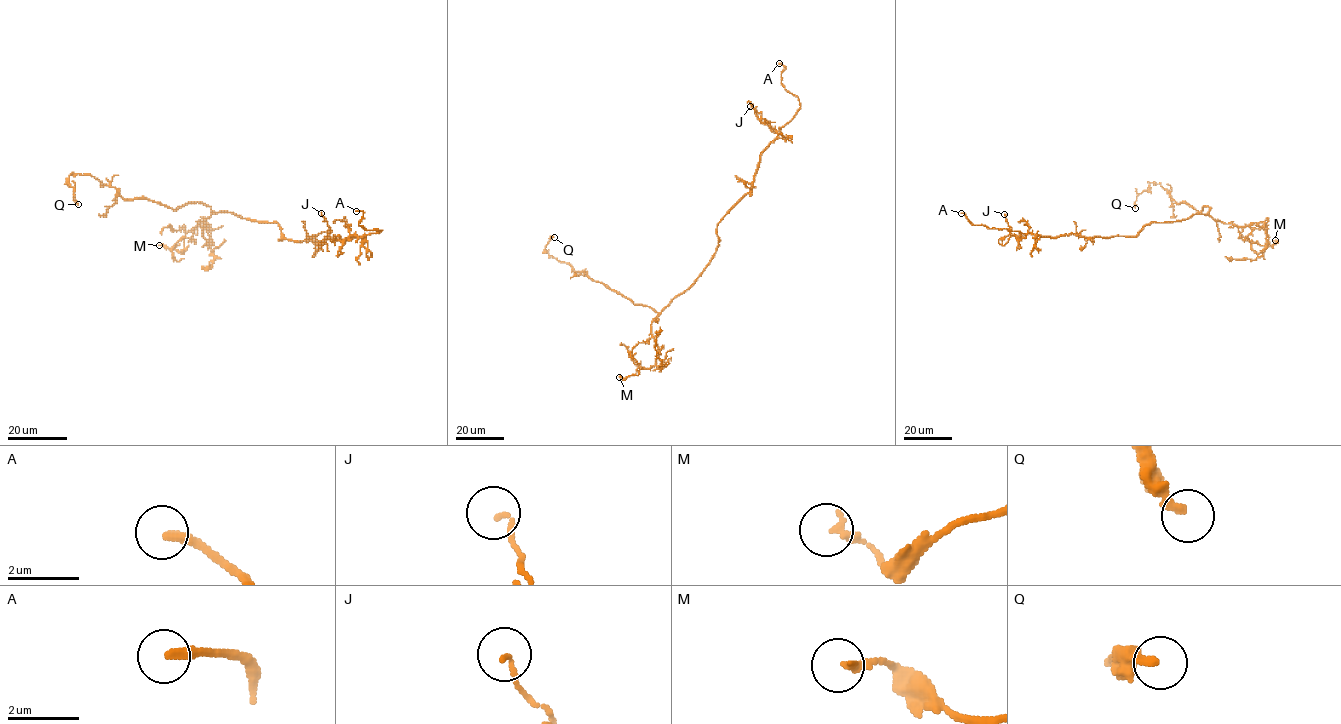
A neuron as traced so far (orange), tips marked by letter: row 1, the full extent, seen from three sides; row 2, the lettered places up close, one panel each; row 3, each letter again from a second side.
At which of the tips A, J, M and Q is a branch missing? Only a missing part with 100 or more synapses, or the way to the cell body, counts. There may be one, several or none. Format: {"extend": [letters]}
{"extend": ["A"]}

